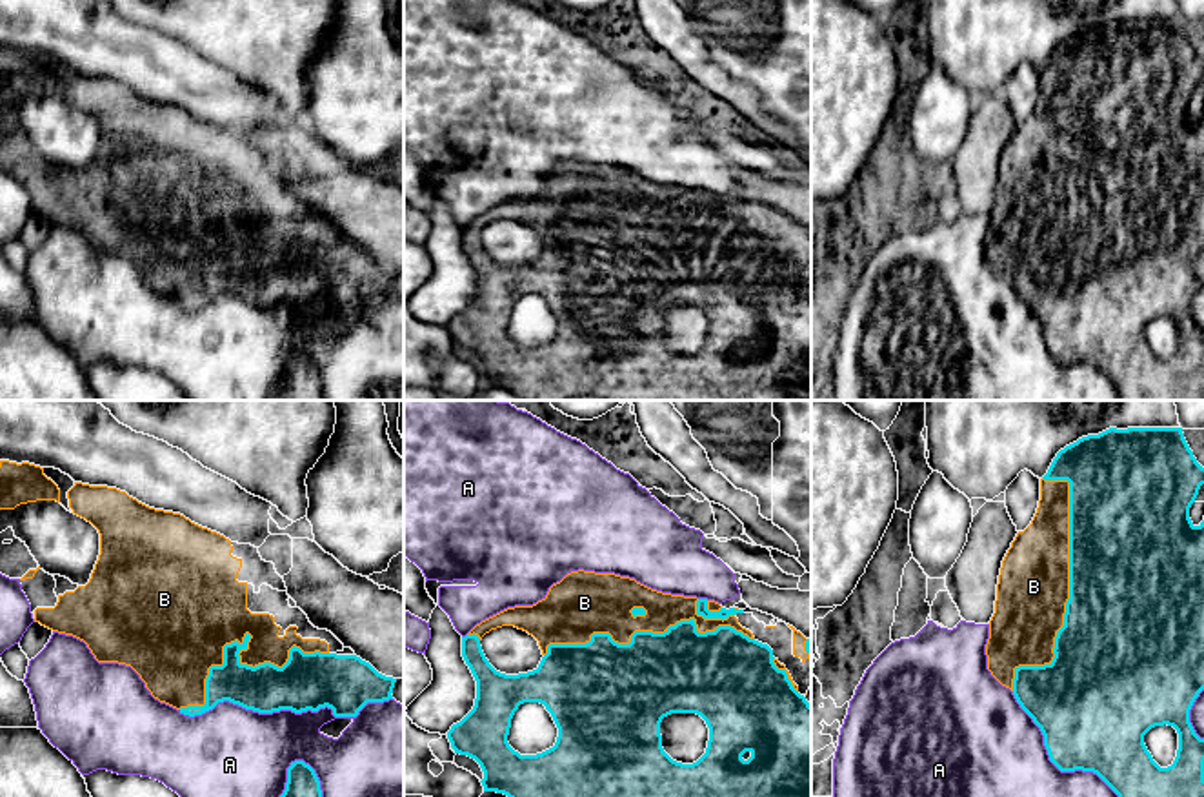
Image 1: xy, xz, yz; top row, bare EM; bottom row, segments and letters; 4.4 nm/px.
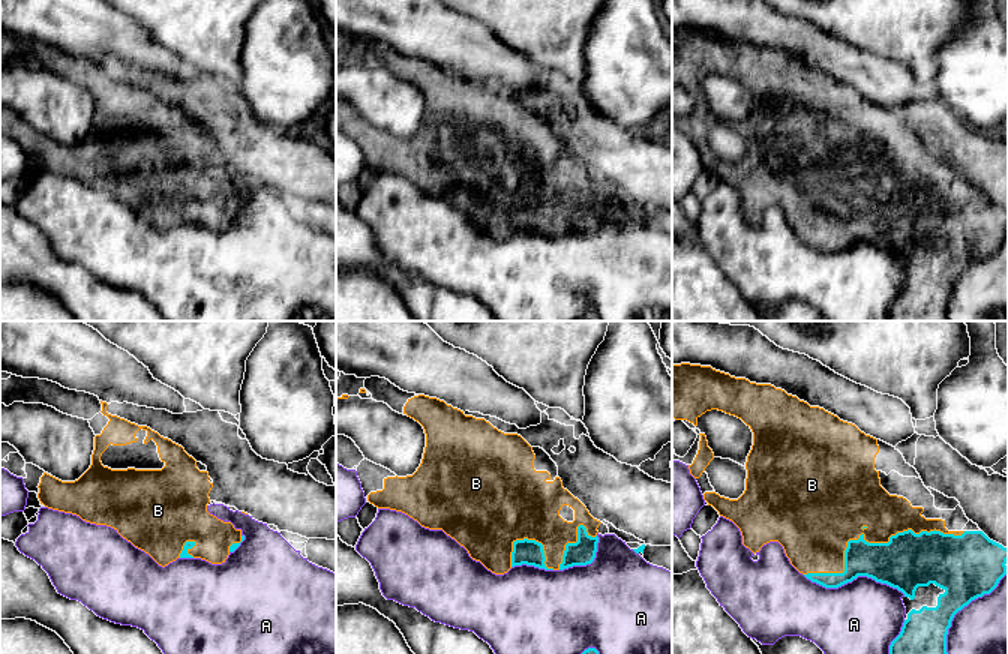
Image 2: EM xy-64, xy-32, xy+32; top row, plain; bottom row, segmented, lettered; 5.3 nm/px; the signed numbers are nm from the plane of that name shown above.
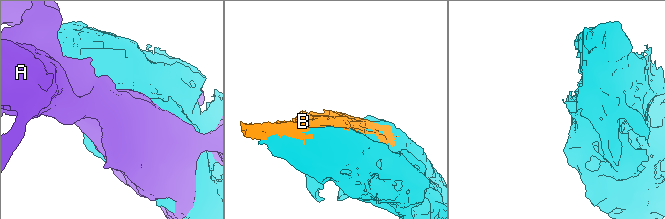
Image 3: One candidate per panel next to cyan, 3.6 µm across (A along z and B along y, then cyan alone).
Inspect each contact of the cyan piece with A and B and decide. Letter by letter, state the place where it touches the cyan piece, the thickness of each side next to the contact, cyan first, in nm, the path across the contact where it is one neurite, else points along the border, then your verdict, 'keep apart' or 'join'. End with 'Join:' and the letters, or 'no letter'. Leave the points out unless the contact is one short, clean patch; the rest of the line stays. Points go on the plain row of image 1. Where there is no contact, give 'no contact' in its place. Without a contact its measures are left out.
A: xy (286, 301) | 260/360 nm | keep apart
B: yz (1070, 190) | 500/320 nm | join
Join: B

